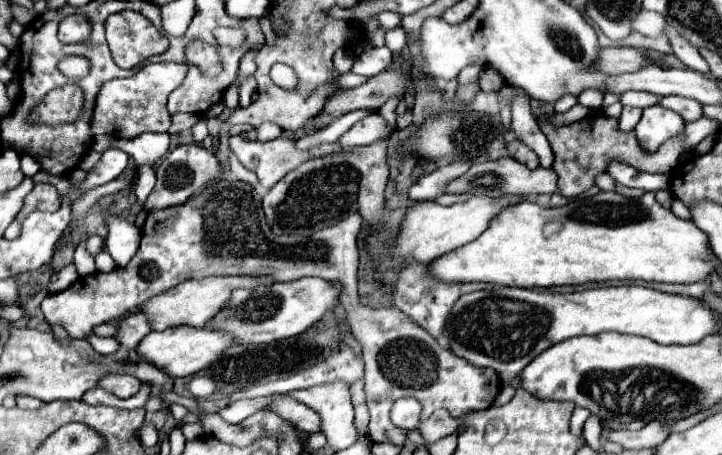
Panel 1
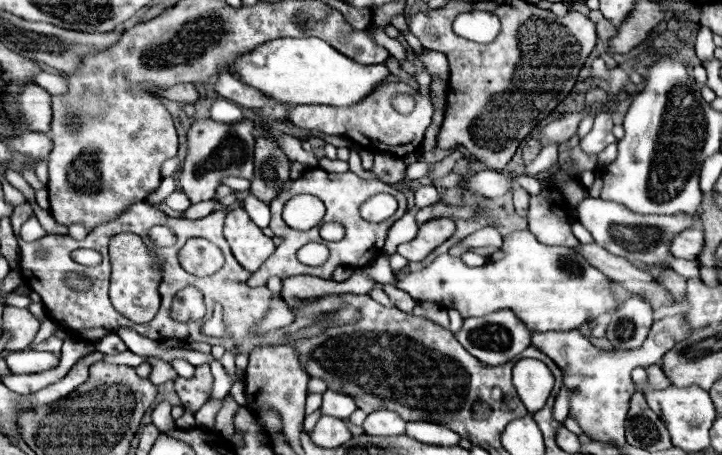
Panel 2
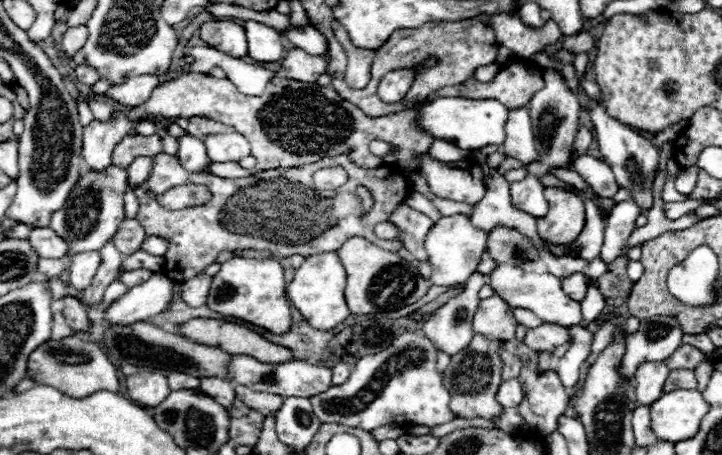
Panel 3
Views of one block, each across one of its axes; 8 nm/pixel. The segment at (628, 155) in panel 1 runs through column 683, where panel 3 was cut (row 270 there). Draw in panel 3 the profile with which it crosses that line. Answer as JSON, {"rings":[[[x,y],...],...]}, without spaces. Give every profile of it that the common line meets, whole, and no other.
{"rings":[[[132,270],[132,272],[124,272],[120,276],[120,282],[124,282],[128,288],[132,288],[132,286],[138,286],[138,284],[144,284],[146,280],[150,280],[152,274],[154,274],[152,270]]]}

